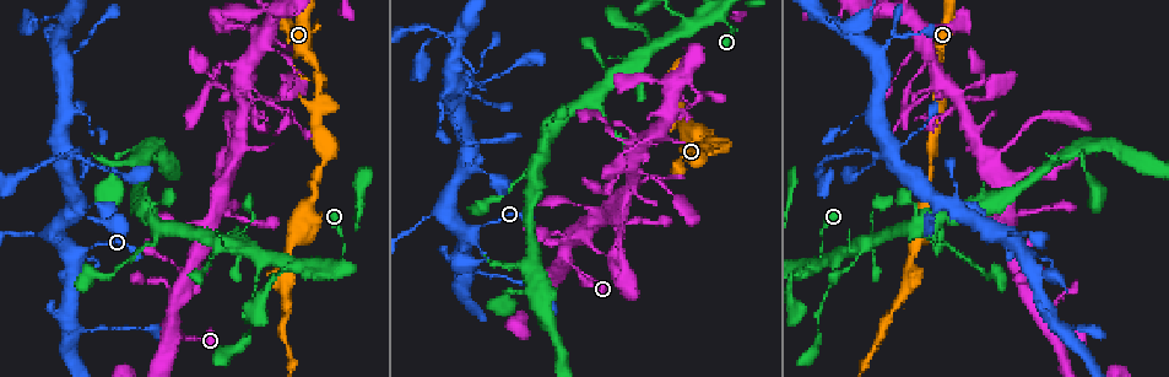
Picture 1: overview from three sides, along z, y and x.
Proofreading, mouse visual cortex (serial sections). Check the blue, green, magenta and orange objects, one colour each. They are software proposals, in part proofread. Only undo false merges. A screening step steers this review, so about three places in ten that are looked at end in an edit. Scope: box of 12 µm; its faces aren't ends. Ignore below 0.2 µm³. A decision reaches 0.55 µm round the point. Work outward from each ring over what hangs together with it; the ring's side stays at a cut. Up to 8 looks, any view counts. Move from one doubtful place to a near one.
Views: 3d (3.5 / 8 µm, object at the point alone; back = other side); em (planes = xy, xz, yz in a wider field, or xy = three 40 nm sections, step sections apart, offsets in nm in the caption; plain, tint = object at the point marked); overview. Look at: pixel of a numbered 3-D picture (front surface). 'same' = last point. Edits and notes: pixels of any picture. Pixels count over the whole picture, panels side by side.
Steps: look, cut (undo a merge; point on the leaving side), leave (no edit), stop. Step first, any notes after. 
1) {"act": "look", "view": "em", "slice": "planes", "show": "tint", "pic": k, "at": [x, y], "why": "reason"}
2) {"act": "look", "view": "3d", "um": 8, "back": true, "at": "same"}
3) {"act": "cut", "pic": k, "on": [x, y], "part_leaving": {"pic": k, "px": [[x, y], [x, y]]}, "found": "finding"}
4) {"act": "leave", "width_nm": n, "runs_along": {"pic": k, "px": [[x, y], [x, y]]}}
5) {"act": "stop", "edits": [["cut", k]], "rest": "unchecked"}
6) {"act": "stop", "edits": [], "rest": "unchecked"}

{"act": "look", "view": "3d", "um": 3.5, "pic": 1, "at": [625, 200], "why": "sharp bend"}

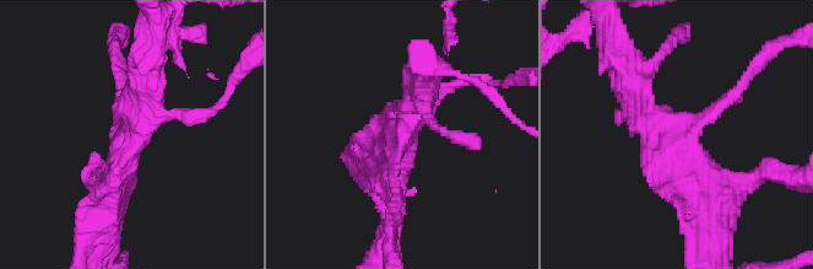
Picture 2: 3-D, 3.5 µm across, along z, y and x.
{"act": "look", "view": "em", "slice": "planes", "show": "tint", "pic": 2, "at": [683, 150], "why": "now the EM"}

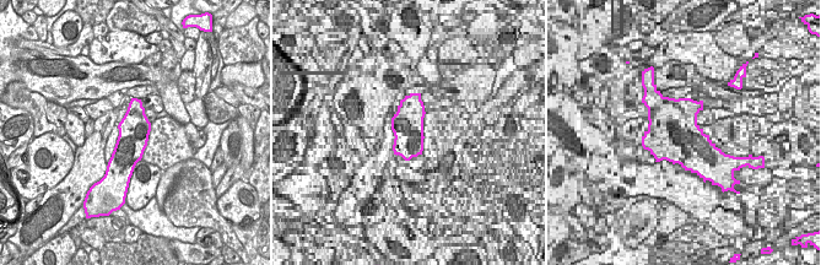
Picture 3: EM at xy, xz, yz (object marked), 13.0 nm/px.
{"act": "look", "view": "em", "slice": "xy", "step": 3, "show": "tint", "at": "same", "why": "cut it another way"}

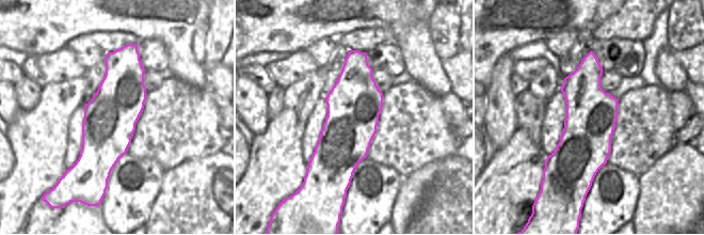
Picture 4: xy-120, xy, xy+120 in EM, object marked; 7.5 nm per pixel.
{"act": "leave", "runs_along": {"pic": 2, "px": [[706, 222], [704, 177], [632, 91]]}, "found": "all the same cell"}

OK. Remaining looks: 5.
{"act": "look", "view": "3d", "um": 3.5, "pic": 1, "at": [316, 93], "why": "a narrow waist"}

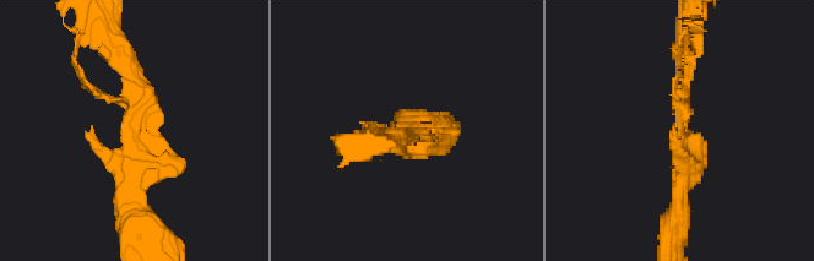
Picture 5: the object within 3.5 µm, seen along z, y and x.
{"act": "look", "view": "em", "slice": "xy", "step": 5, "show": "tint", "pic": 5, "at": [130, 124], "why": "shape alone is not enough"}

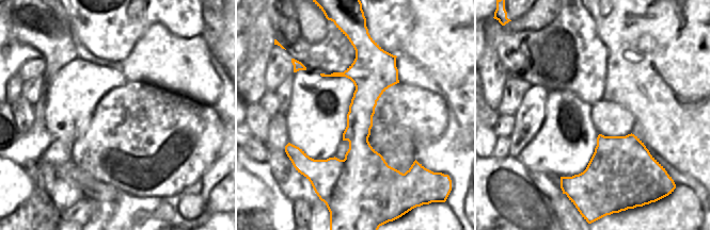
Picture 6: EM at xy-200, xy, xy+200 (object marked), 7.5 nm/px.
{"act": "leave", "found": "one cell here"}

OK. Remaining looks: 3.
{"act": "look", "view": "3d", "um": 3.5, "back": true, "pic": 1, "at": [669, 112], "why": "four arms meet"}

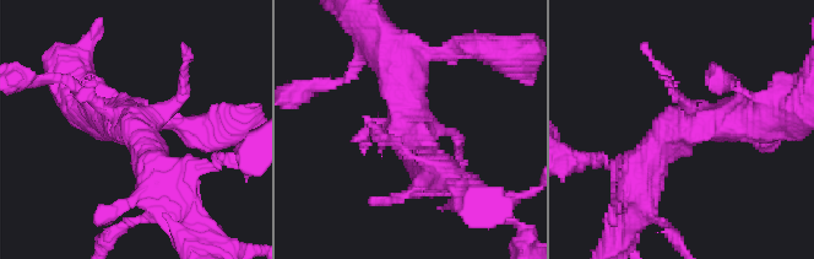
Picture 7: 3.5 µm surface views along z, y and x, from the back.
{"act": "look", "view": "em", "slice": "xy", "step": 1, "show": "tint", "pic": 7, "at": [136, 127], "arms": 4, "arm_widths_nm": [100, 150, 500, 500], "why": "need the tissue"}

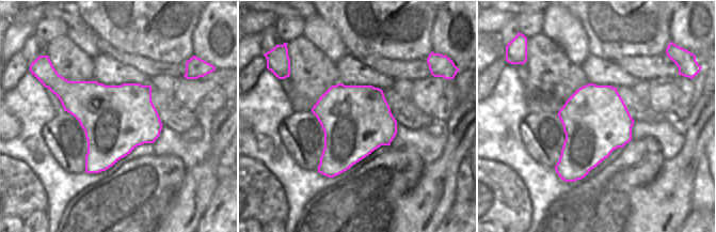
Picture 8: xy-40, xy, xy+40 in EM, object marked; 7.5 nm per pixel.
{"act": "leave", "runs_along": {"pic": 7, "px": [[638, 183], [678, 127], [760, 115]]}, "found": "continuous, no second cell"}

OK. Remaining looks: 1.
{"act": "stop", "edits": [], "rest": "unchecked"}

